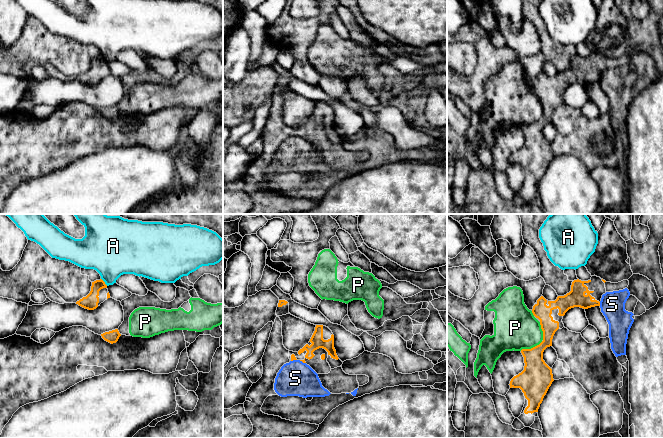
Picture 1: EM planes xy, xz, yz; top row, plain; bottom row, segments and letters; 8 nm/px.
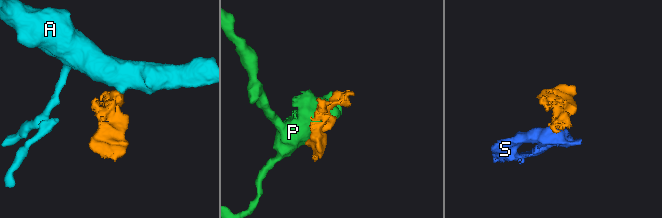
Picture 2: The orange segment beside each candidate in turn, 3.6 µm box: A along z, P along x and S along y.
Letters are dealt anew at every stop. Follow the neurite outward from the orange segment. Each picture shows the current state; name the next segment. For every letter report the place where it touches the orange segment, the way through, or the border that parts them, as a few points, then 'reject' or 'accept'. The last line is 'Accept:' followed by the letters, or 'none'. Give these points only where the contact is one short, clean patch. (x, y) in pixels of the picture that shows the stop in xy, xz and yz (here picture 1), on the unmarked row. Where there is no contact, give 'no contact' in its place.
A: meets orange in xy at (104, 58); border along xy (101, 54), (107, 61); reject
P: meets orange in yz at (531, 124); reject
S: meets orange in yz at (599, 80); border along yz (599, 78), (600, 81); reject
Accept: none

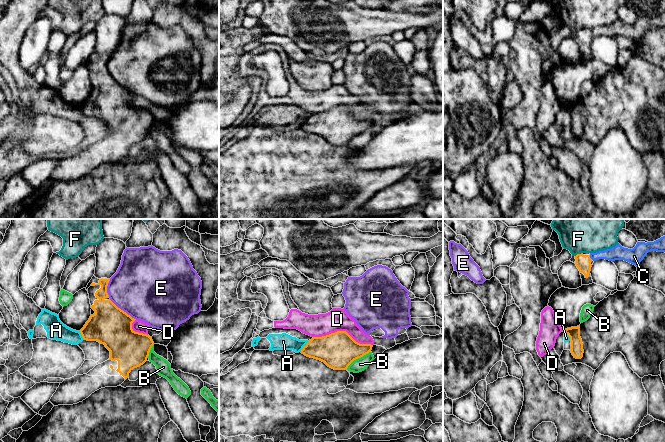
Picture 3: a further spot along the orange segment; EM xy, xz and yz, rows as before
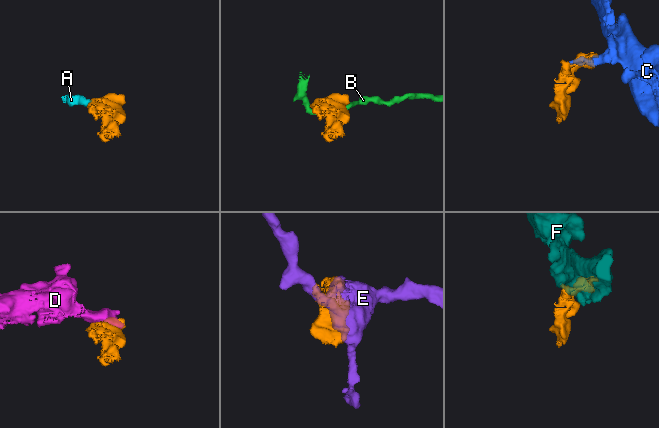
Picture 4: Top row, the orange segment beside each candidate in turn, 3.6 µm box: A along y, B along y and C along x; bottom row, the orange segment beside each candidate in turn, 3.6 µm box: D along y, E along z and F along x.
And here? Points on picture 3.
A: meets orange in xz at (304, 122); border along xz (309, 117), (300, 127); reject
B: meets orange in xz at (357, 134); reject
C: meets orange in yz at (589, 33); runs through yz (583, 38), (589, 33), (618, 28); accept
D: meets orange in xz at (343, 107); reject
E: meets orange in xy at (122, 86); reject
F: meets orange in yz at (577, 30); border along yz (580, 29), (575, 32); reject
Accept: C

